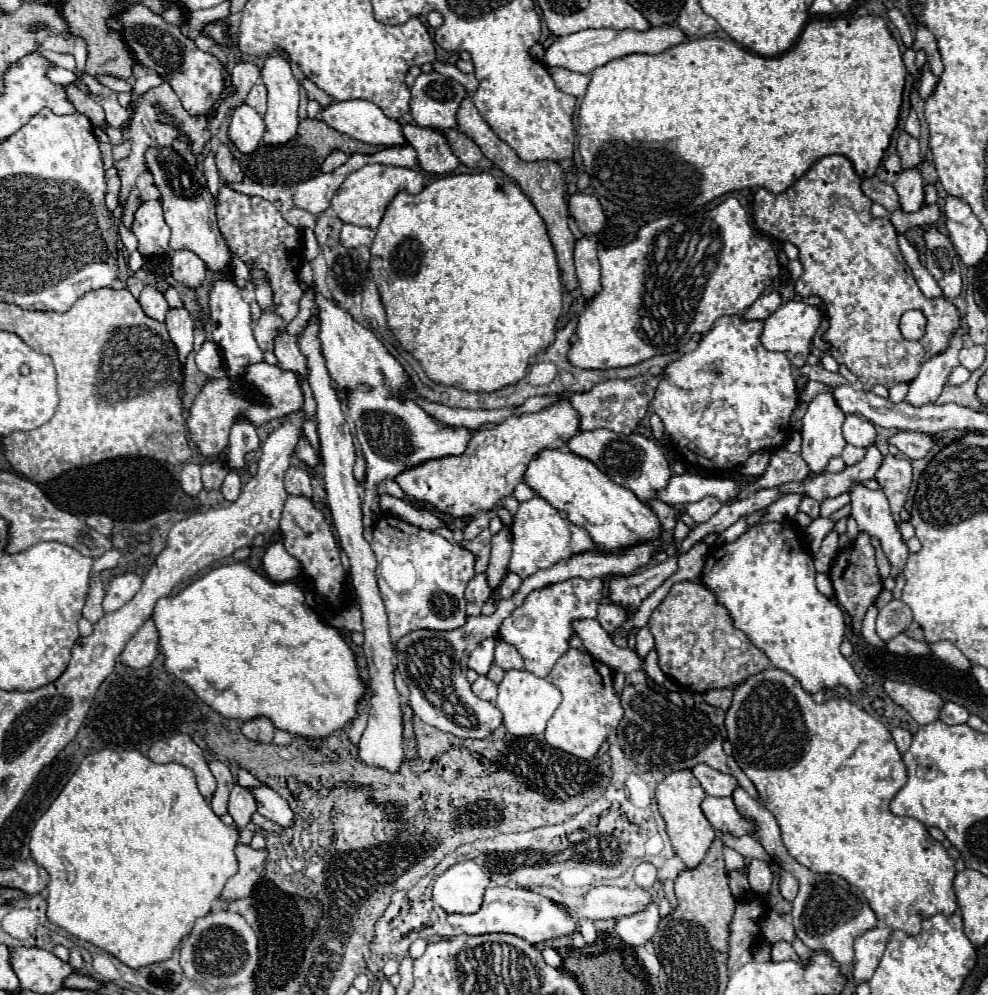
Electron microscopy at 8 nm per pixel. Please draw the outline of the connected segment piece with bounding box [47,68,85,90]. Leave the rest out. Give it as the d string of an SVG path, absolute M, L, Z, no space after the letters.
M51 68L51 70L47 70L47 78L49 78L53 84L69 84L69 82L77 82L79 88L85 90L85 86L81 84L81 80L79 80L73 72L69 72L69 70L65 70L65 68Z

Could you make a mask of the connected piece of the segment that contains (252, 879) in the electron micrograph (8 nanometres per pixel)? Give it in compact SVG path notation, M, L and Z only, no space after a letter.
M237 844L235 856L239 862L239 870L227 880L221 900L237 900L249 896L253 888L261 882L261 872L265 870L267 850L255 850L247 844Z

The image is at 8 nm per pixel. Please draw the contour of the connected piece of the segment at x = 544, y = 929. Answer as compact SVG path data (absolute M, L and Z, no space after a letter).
M487 888L483 904L475 914L447 914L447 922L463 934L491 934L491 932L509 932L531 944L545 942L557 936L571 934L577 930L577 922L569 918L567 912L551 904L549 898L537 894L535 890L511 890L511 888Z

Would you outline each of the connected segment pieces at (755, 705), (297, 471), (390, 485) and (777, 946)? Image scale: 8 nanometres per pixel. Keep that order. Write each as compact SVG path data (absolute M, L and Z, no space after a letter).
M769 666L767 670L747 678L745 682L741 682L735 688L733 702L731 702L731 706L727 710L727 716L725 716L725 728L727 728L727 734L729 734L729 742L733 744L733 758L737 760L739 768L747 774L747 778L755 784L763 806L775 816L775 820L781 828L783 844L799 864L803 864L809 870L819 872L819 874L837 874L837 876L845 878L851 886L857 886L865 894L869 906L875 910L875 914L881 922L885 922L893 930L903 930L911 936L919 934L921 922L925 918L931 918L935 914L953 914L957 910L957 898L955 898L955 892L953 892L955 860L949 858L949 854L941 846L941 842L937 842L929 836L927 828L919 820L901 818L901 816L891 814L891 810L889 810L891 798L907 782L907 772L905 772L905 764L901 760L901 754L897 752L897 746L891 738L891 732L879 720L875 720L871 714L867 714L863 708L859 708L849 698L831 698L823 704L817 704L817 702L813 702L811 694L807 694L791 674L787 674L787 672L783 672L775 666Z
M291 466L285 472L285 490L287 490L287 494L299 494L299 496L311 498L313 490L311 490L311 478L309 478L307 470Z
M383 480L383 482L379 482L379 486L377 486L377 494L379 496L383 496L383 494L389 494L389 496L395 496L395 498L405 498L405 494L403 494L403 490L397 486L397 482L395 480Z
M775 942L773 946L771 946L771 960L787 960L787 958L799 958L797 954L795 954L795 950L791 948L791 944L789 942Z

